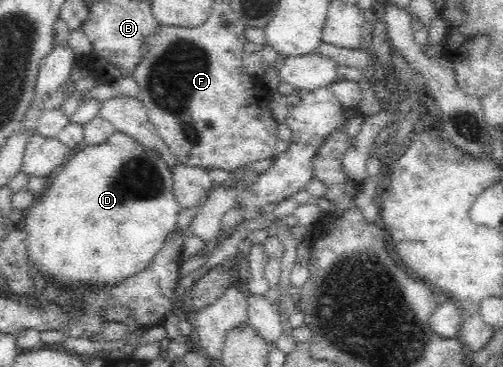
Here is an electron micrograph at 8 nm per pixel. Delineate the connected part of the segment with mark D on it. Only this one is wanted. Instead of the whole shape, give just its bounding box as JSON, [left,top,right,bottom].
[25,133,180,292]

